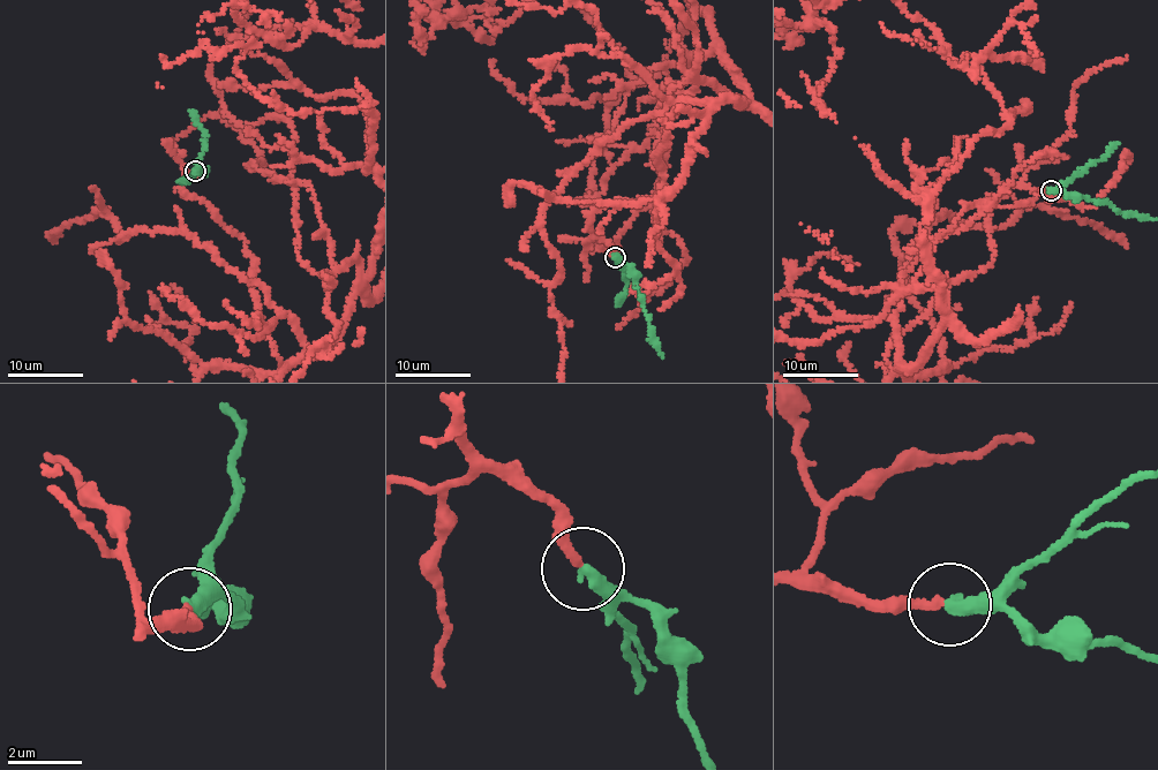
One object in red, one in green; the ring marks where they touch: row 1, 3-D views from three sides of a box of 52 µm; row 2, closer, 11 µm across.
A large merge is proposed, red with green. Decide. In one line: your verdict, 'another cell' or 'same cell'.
same cell

